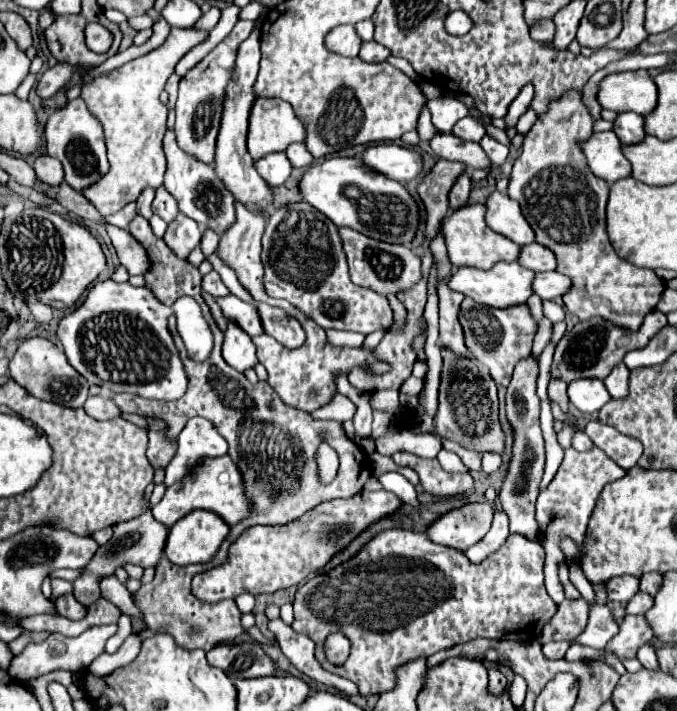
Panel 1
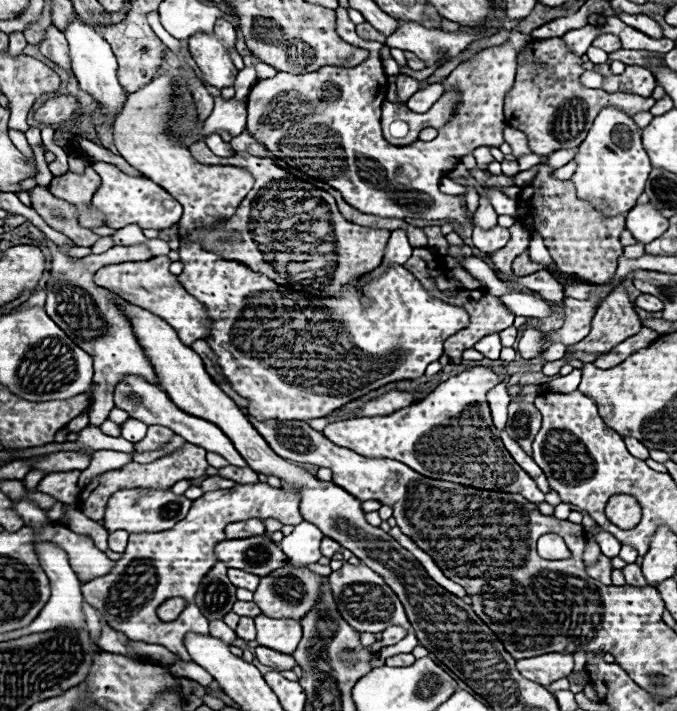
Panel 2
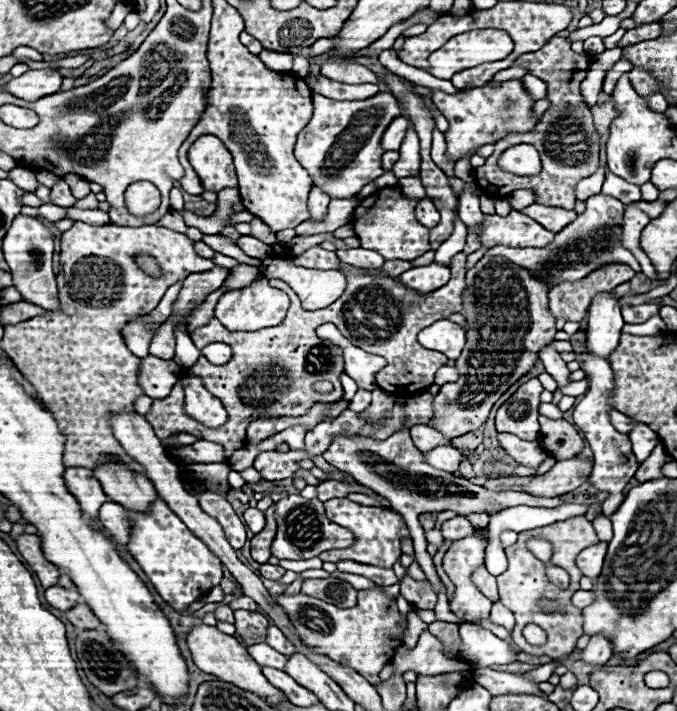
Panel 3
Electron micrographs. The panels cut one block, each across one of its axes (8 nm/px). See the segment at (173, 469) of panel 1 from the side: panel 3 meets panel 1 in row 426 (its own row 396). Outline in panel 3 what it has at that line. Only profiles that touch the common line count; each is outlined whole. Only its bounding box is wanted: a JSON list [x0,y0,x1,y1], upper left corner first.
[182,376,226,428]

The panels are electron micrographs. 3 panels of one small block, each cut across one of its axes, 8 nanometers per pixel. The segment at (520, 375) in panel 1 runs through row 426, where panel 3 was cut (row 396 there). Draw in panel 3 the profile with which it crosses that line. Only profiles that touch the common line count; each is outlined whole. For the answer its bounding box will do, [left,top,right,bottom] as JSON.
[496,378,542,440]

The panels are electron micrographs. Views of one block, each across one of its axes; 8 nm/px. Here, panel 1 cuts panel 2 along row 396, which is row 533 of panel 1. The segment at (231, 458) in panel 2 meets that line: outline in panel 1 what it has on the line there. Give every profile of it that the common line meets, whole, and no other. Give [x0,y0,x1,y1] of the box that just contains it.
[74,512,168,606]

